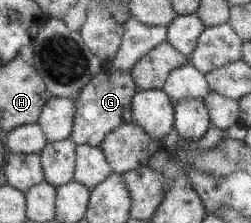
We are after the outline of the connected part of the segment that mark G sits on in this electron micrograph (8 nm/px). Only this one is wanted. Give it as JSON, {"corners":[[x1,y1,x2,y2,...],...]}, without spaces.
{"corners":[[106,69,100,72,91,83,79,94,75,101,77,112,75,127,71,138,77,144,101,146,110,132,124,124,134,124,133,100,138,93,136,80,130,69,116,69,108,73]]}

